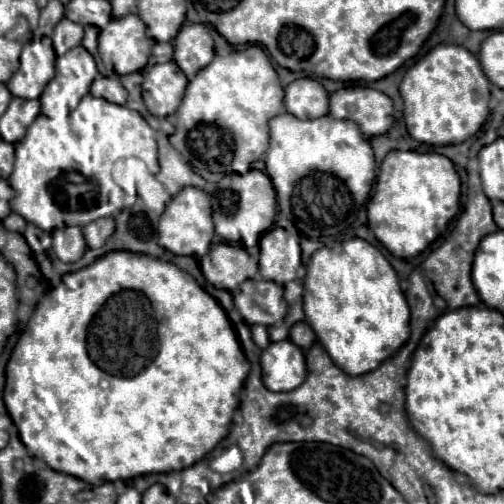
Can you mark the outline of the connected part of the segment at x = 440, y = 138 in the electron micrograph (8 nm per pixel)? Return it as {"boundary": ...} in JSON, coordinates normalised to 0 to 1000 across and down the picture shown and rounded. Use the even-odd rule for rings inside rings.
{"boundary":[[[867,89],[863,97],[855,97],[804,145],[804,153],[792,169],[792,185],[796,185],[800,208],[804,208],[800,236],[804,236],[812,268],[823,280],[867,288],[867,292],[899,288],[899,284],[915,284],[915,280],[931,276],[935,268],[942,268],[954,256],[954,248],[962,244],[962,236],[970,228],[970,192],[974,192],[970,161],[954,137],[946,113],[915,89]]]}

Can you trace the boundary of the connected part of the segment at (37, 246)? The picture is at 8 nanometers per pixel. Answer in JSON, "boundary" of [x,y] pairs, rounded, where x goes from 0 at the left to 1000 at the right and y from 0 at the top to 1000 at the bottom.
{"boundary":[[[62,442],[54,444],[46,466],[54,474],[54,484],[69,504],[91,500],[101,490],[101,462],[83,458]]]}

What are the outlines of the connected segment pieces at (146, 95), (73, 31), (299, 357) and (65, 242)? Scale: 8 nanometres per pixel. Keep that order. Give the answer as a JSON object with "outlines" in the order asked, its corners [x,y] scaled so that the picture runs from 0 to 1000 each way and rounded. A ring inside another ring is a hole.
{"outlines":[[[[347,121],[304,129],[284,161],[284,200],[308,232],[335,232],[351,220],[371,173],[371,153]]],[[[121,38],[105,62],[105,97],[121,113],[137,97],[153,93],[165,77],[165,54],[157,46],[141,46],[137,38]]],[[[573,673],[538,681],[518,700],[522,760],[534,776],[577,776],[589,772],[609,744],[605,704]]],[[[125,450],[105,458],[105,498],[125,522],[157,518],[173,486],[165,474],[161,450]]]]}

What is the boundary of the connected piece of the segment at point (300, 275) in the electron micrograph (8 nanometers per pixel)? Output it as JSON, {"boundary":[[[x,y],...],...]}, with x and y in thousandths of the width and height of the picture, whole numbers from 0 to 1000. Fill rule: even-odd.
{"boundary":[[[542,450],[514,478],[514,546],[546,562],[601,556],[607,546],[597,514],[593,474],[558,454]]]}

